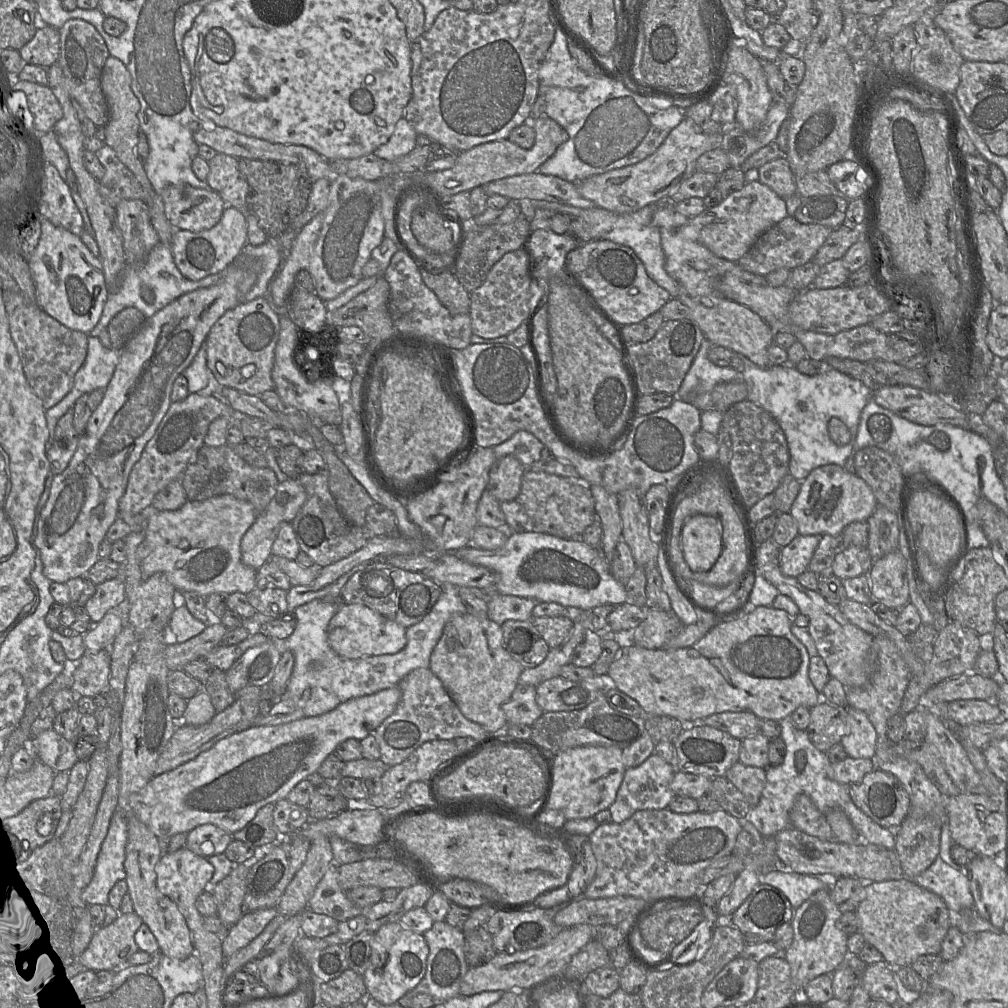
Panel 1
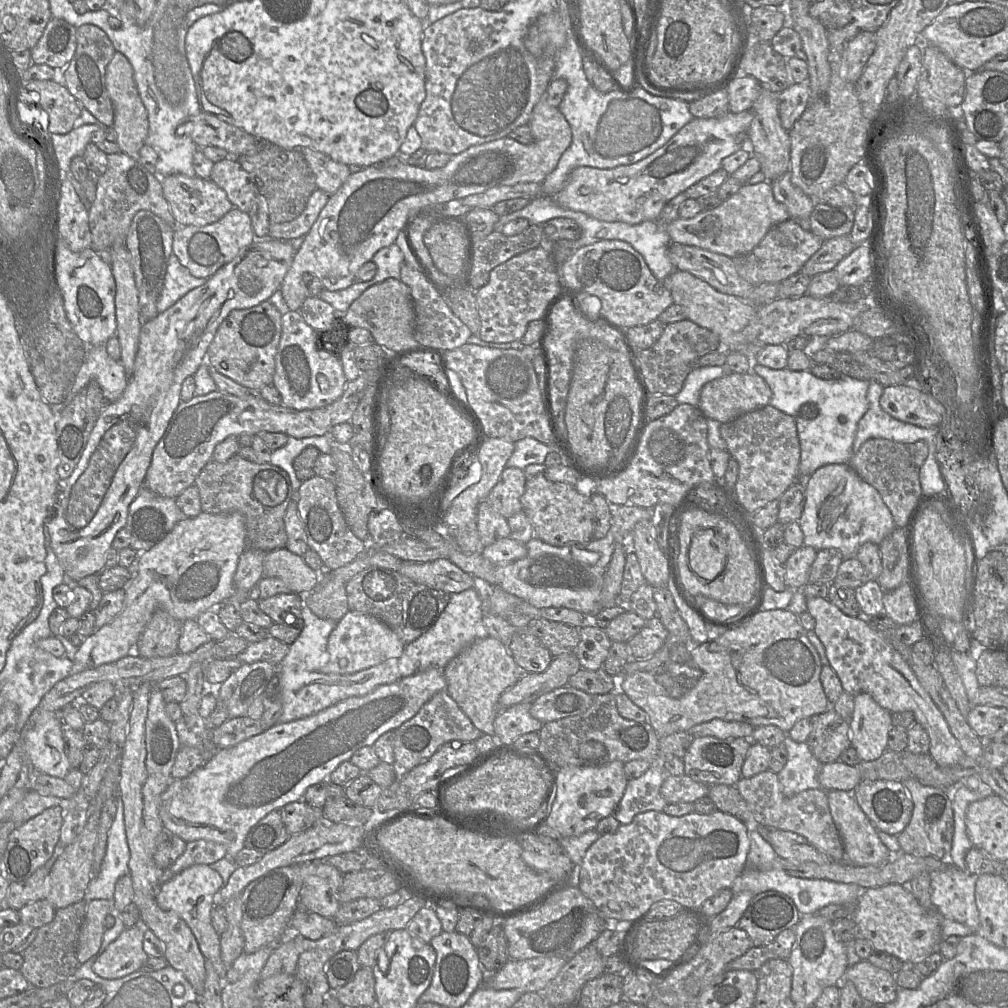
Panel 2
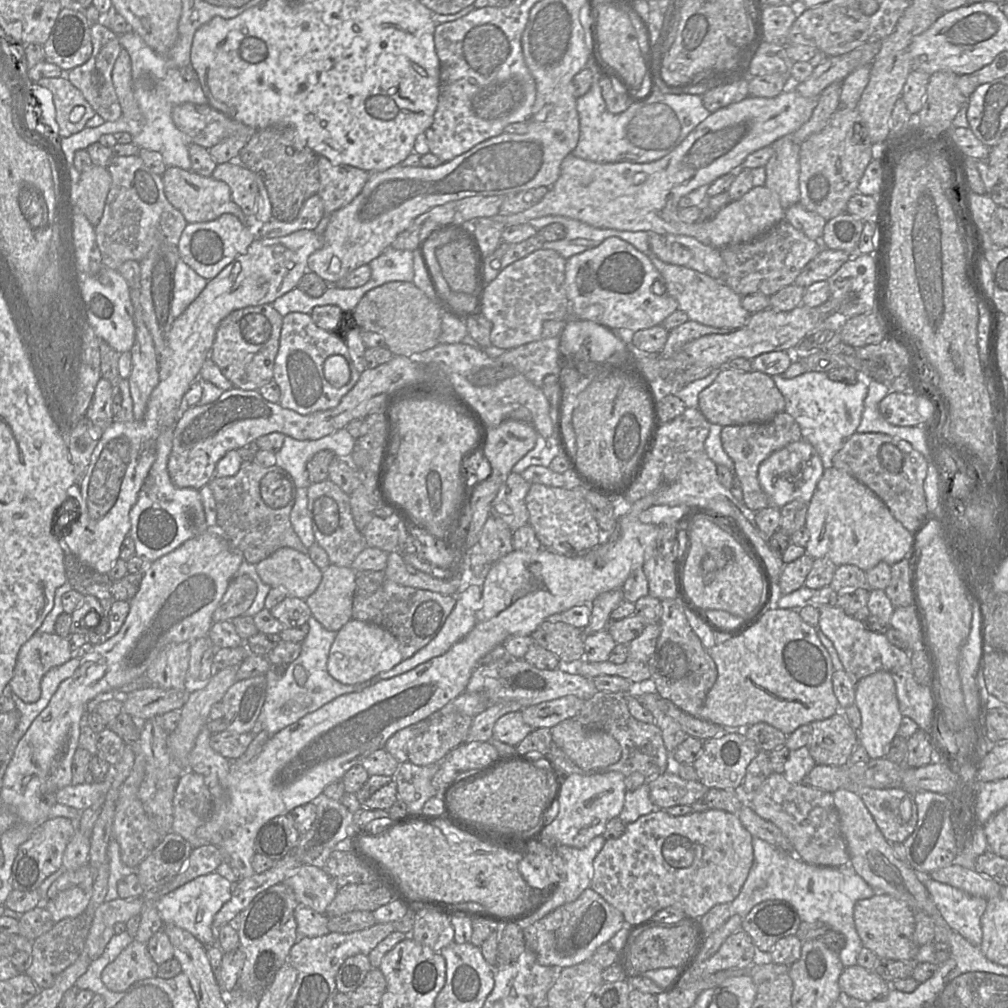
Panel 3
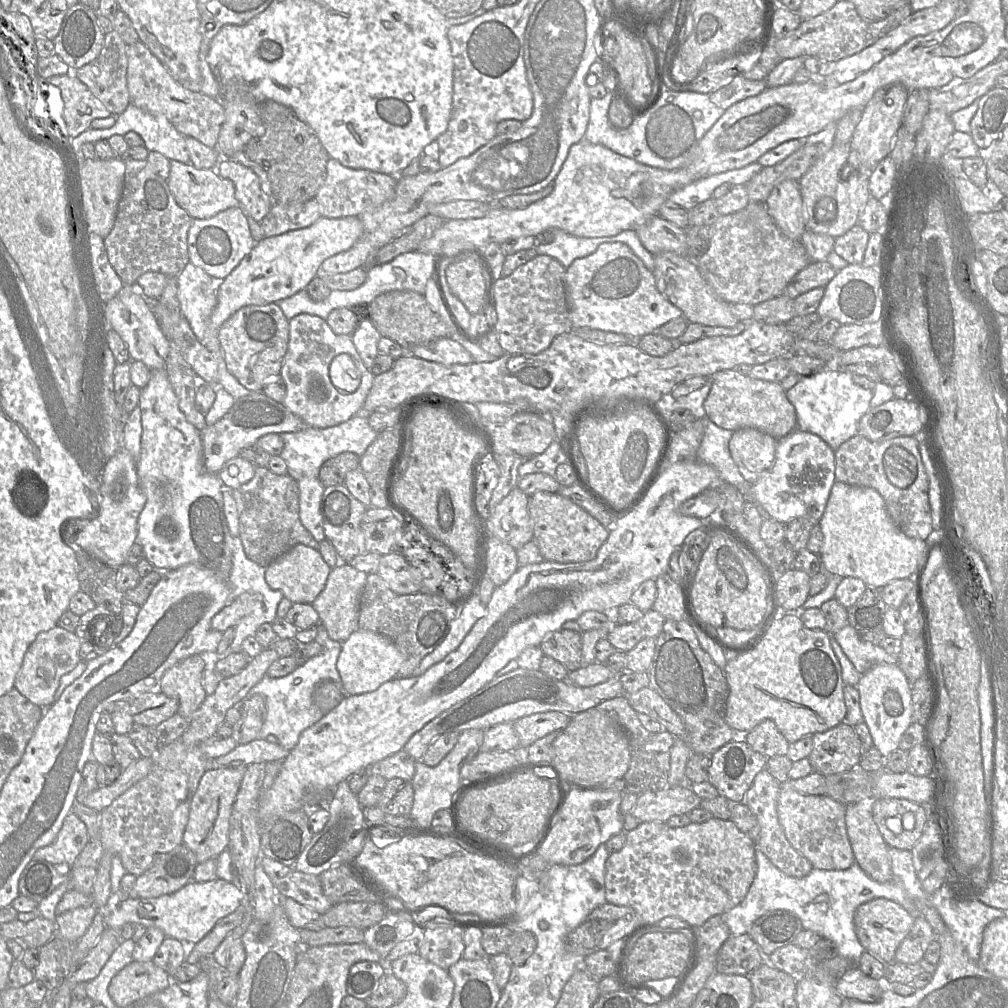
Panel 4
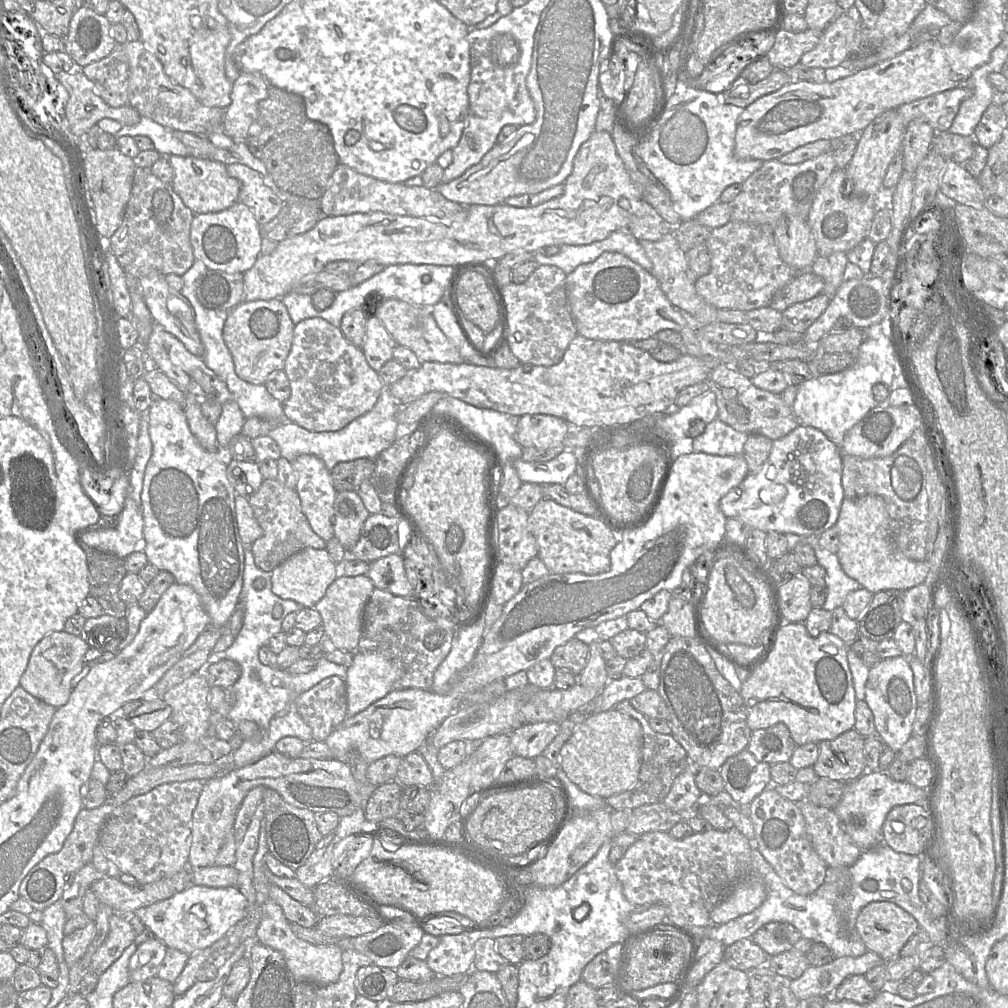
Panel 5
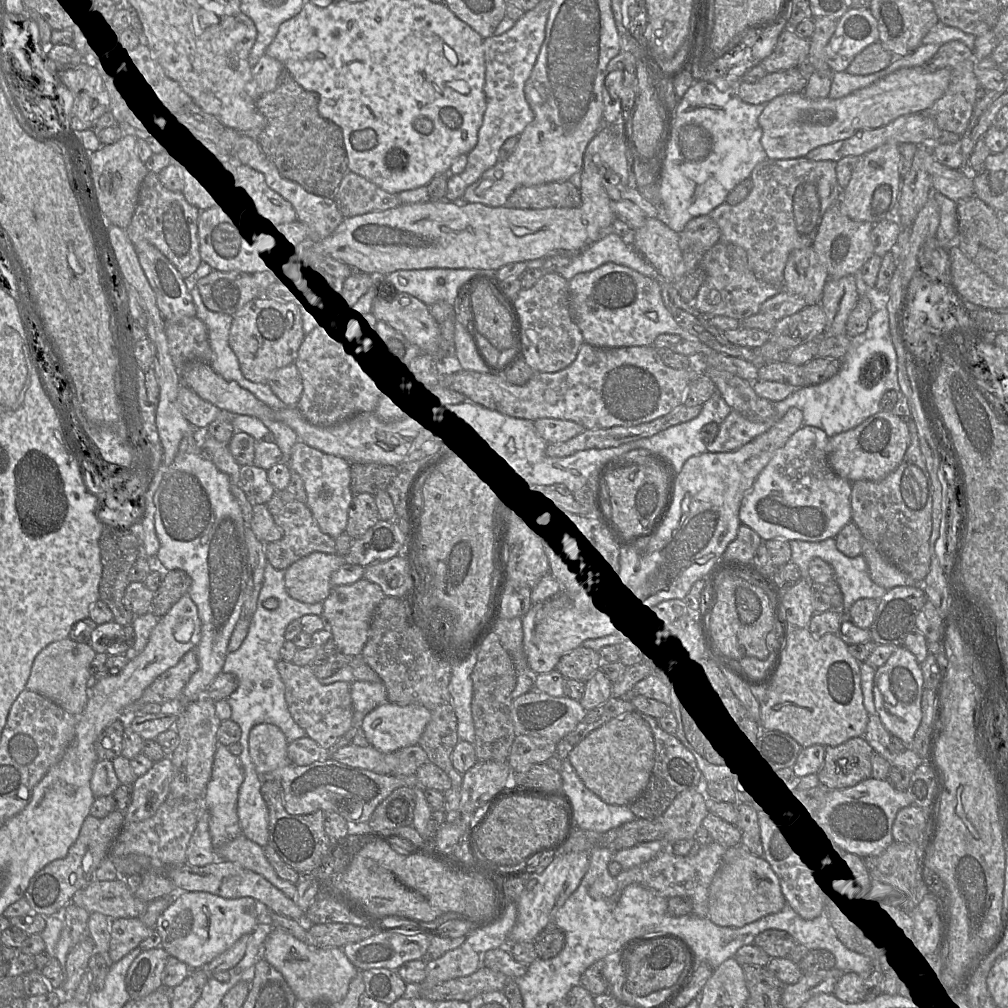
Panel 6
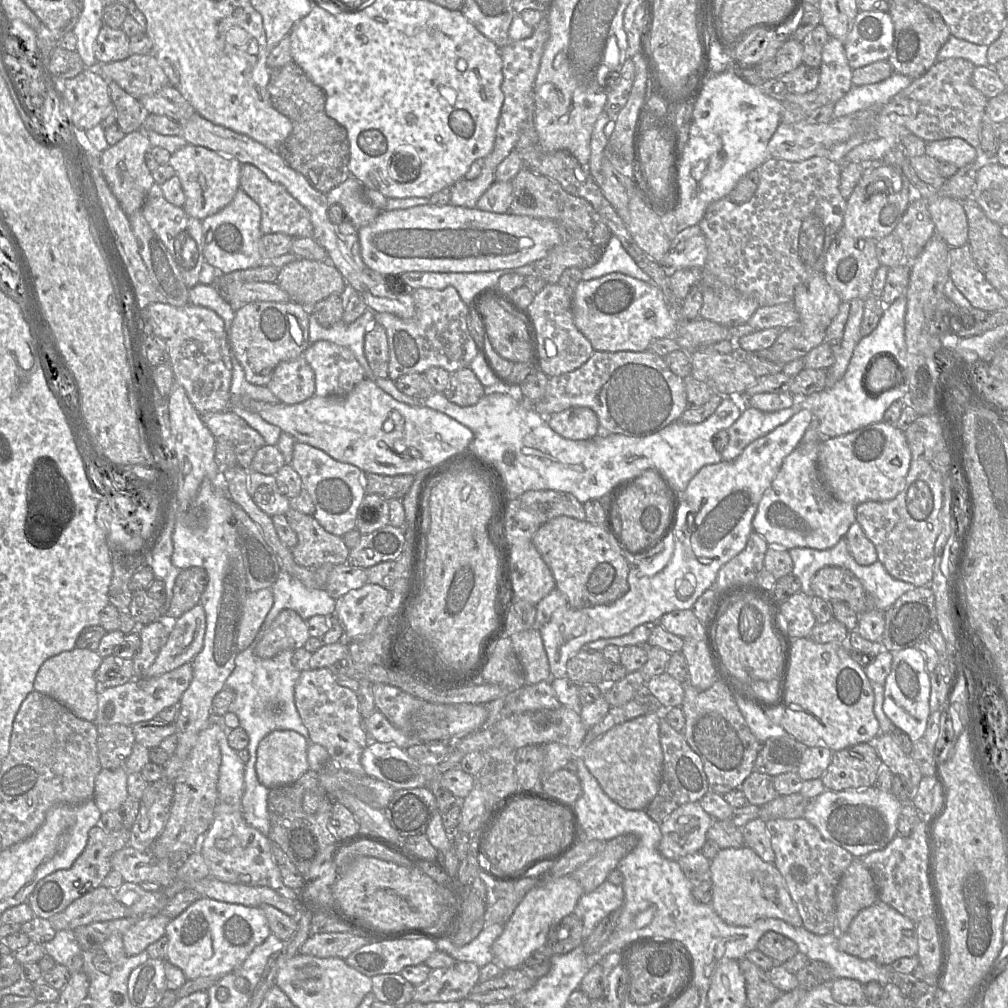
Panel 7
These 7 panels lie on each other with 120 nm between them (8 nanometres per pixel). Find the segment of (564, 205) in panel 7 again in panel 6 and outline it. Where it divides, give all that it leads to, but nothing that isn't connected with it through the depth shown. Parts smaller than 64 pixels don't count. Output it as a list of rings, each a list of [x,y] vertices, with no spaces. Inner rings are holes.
[[[572,181],[549,182],[520,186],[507,198],[509,208],[543,209],[549,207],[575,208],[581,204],[579,189]]]

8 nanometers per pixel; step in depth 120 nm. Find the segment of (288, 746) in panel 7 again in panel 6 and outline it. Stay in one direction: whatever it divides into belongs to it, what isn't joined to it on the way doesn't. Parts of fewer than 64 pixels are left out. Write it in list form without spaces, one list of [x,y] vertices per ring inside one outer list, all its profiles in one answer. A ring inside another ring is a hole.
[[[273,724],[255,725],[248,736],[249,753],[256,772],[262,776],[291,764],[284,733]]]

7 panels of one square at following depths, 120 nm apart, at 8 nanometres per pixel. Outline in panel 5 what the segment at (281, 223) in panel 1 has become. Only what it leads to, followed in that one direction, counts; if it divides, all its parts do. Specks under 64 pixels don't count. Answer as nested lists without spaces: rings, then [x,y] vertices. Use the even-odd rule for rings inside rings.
[[[269,87],[268,96],[260,101],[258,109],[258,132],[252,131],[245,140],[249,151],[265,164],[279,189],[298,197],[320,200],[339,165],[328,127],[308,118],[300,95],[277,87]]]

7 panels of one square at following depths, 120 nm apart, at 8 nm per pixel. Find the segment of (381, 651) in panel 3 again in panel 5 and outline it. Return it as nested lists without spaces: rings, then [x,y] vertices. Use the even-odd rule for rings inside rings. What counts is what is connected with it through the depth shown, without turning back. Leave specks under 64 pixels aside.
[[[355,651],[353,662],[347,668],[347,717],[367,709],[393,690],[397,667],[376,652]]]

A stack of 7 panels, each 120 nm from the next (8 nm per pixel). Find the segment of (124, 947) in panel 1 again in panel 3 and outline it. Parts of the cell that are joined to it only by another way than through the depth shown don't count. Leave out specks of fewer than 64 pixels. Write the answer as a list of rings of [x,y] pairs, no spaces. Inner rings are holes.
[[[135,939],[127,946],[118,957],[108,964],[102,972],[102,981],[113,992],[122,992],[134,983],[158,976],[159,965],[151,957],[147,944],[140,943]]]

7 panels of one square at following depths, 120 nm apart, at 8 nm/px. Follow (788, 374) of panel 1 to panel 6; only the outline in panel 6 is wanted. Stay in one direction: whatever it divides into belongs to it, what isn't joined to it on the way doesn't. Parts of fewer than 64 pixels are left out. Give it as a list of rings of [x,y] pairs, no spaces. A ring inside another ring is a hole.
[[[882,299],[878,301],[865,332],[851,339],[850,347],[841,360],[839,372],[821,384],[796,388],[786,399],[774,403],[774,408],[777,420],[780,420],[790,408],[800,409],[803,412],[803,425],[820,428],[831,438],[857,427],[870,416],[880,412],[880,400],[889,390],[899,393],[900,386],[897,376],[897,355],[889,330],[888,311]],[[878,356],[886,360],[885,372],[873,385],[866,387],[864,378],[870,364]]]

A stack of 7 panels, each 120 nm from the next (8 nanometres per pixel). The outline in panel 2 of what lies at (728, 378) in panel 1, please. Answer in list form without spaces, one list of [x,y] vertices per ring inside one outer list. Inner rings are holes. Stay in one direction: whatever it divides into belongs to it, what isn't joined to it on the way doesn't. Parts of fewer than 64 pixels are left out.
[[[726,365],[694,367],[687,375],[681,391],[675,396],[679,404],[698,407],[700,392],[705,384],[733,373]]]

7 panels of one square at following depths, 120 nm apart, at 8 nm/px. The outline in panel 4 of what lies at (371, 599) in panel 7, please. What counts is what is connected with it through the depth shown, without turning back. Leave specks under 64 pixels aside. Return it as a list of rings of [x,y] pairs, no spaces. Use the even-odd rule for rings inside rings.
[[[340,563],[331,568],[324,589],[311,605],[317,611],[320,623],[325,627],[332,640],[343,643],[354,631],[359,629],[360,596],[366,581],[367,573],[356,570],[349,563]]]

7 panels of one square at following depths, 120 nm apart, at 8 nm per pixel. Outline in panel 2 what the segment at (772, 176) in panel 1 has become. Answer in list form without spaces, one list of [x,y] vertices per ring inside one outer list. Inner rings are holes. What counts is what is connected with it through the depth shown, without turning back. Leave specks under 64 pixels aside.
[[[790,169],[771,181],[770,185],[774,198],[784,205],[790,219],[794,219],[804,230],[810,231],[808,218],[816,201],[791,182]]]

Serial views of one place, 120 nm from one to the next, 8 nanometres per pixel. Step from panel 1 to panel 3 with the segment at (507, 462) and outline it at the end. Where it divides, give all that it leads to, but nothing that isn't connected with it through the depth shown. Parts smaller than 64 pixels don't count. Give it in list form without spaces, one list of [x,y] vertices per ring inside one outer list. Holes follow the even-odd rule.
[[[512,471],[491,503],[490,515],[503,521],[512,532],[529,523],[529,513],[525,504],[525,497],[530,485],[521,474]]]

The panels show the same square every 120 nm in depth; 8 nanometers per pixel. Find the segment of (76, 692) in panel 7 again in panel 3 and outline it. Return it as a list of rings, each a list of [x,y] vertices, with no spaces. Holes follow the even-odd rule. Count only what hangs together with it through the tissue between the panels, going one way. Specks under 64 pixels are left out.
[[[36,632],[21,646],[16,674],[9,682],[13,693],[26,703],[38,701],[44,675],[71,658],[71,643],[68,637]]]

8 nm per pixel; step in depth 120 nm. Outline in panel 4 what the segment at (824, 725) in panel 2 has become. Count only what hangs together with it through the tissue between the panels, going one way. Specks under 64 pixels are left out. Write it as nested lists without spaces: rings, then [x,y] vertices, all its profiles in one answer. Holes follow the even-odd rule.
[[[845,721],[821,733],[812,735],[813,748],[808,757],[812,768],[824,776],[840,774],[859,767],[861,743],[854,727]]]

